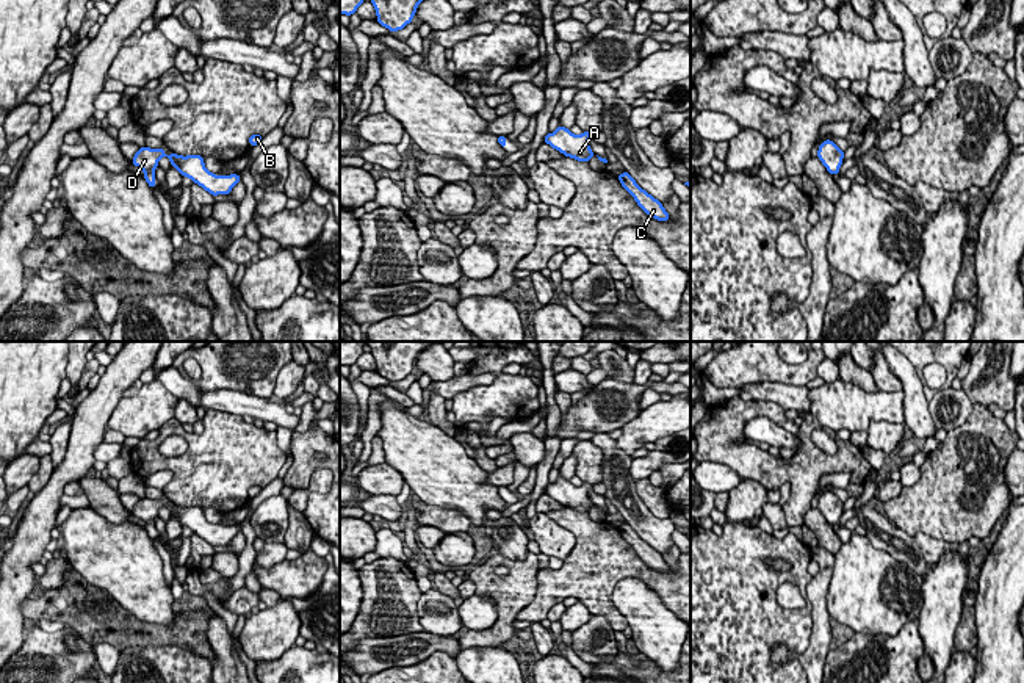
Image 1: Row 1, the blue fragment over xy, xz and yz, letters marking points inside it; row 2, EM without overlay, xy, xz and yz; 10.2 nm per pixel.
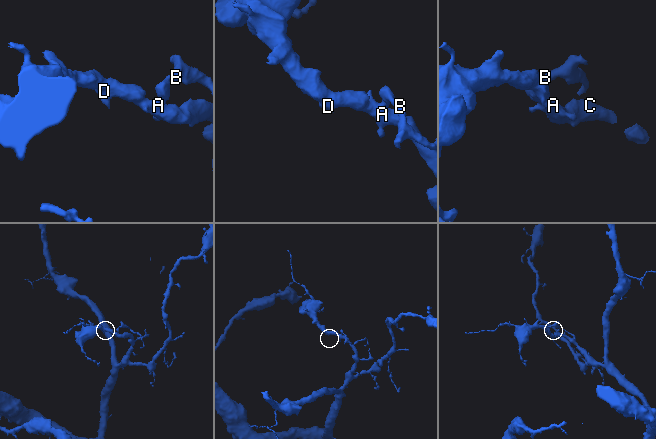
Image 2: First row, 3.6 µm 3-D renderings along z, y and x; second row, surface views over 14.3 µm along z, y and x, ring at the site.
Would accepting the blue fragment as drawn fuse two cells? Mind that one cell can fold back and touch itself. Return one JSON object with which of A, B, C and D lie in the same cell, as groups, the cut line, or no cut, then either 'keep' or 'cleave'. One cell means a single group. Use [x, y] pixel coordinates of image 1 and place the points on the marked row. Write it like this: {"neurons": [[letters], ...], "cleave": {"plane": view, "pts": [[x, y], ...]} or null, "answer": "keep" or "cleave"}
{"neurons": [["A", "B", "C", "D"]], "cleave": null, "answer": "keep"}

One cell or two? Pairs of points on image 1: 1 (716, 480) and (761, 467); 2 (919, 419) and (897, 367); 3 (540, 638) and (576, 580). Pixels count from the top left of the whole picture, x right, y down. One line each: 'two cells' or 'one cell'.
1: two cells
2: one cell
3: two cells

